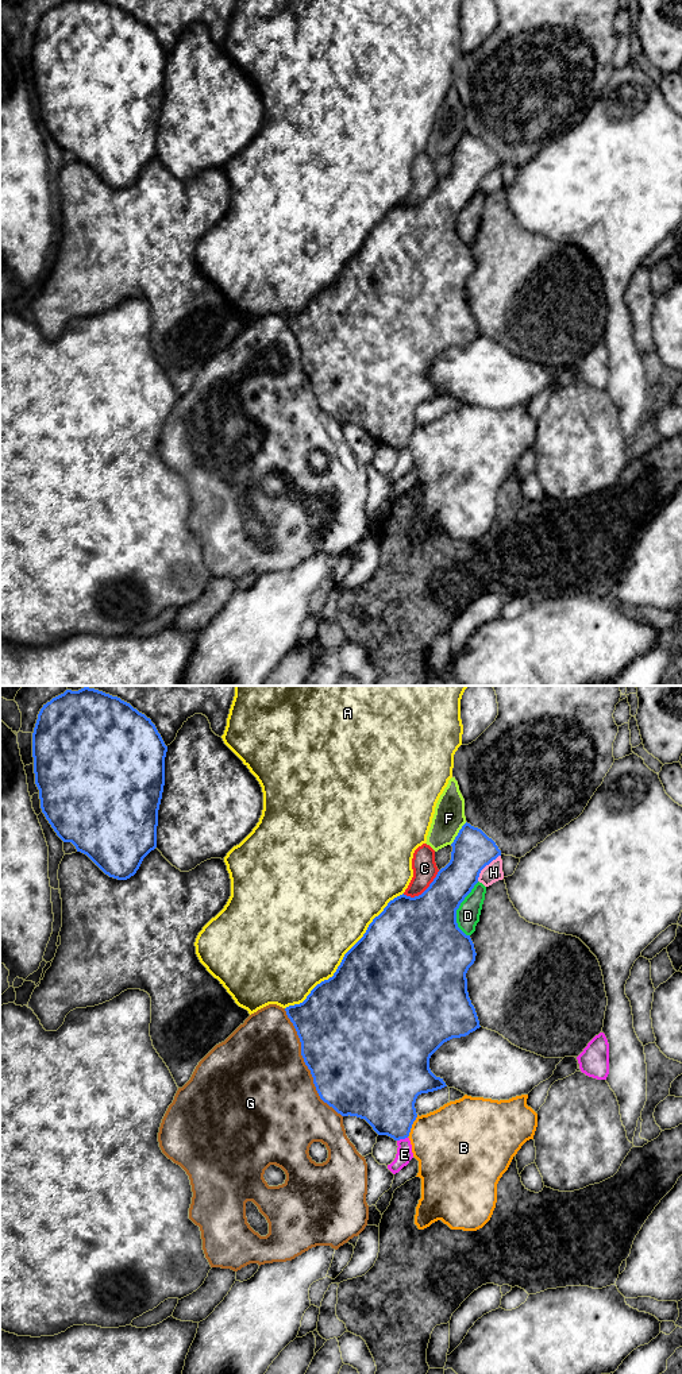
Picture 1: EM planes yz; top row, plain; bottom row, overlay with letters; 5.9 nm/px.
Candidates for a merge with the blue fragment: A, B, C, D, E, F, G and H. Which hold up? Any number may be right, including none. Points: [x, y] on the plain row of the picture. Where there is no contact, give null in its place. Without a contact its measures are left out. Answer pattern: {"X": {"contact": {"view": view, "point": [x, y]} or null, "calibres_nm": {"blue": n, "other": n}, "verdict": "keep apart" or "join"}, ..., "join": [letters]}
{"A": {"contact": {"view": "yz", "point": [345, 265]}, "calibres_nm": {"blue": 500, "other": 480}, "verdict": "keep apart"}, "B": {"contact": {"view": "yz", "point": [411, 435]}, "calibres_nm": {"blue": 380, "other": 420}, "verdict": "keep apart"}, "C": {"contact": {"view": "yz", "point": [424, 200]}, "calibres_nm": {"blue": 440, "other": 140}, "verdict": "keep apart"}, "D": {"contact": {"view": "yz", "point": [458, 216]}, "calibres_nm": {"blue": 420, "other": 140}, "verdict": "keep apart"}, "E": {"contact": {"view": "yz", "point": [401, 447]}, "calibres_nm": {"blue": 340, "other": 100}, "verdict": "keep apart"}, "F": {"contact": {"view": "yz", "point": [458, 142]}, "calibres_nm": {"blue": 240, "other": 190}, "verdict": "keep apart"}, "G": {"contact": {"view": "yz", "point": [305, 373]}, "calibres_nm": {"blue": 500, "other": 500}, "verdict": "keep apart"}, "H": {"contact": {"view": "yz", "point": [485, 174]}, "calibres_nm": {"blue": 240, "other": 110}, "verdict": "keep apart"}, "join": []}

